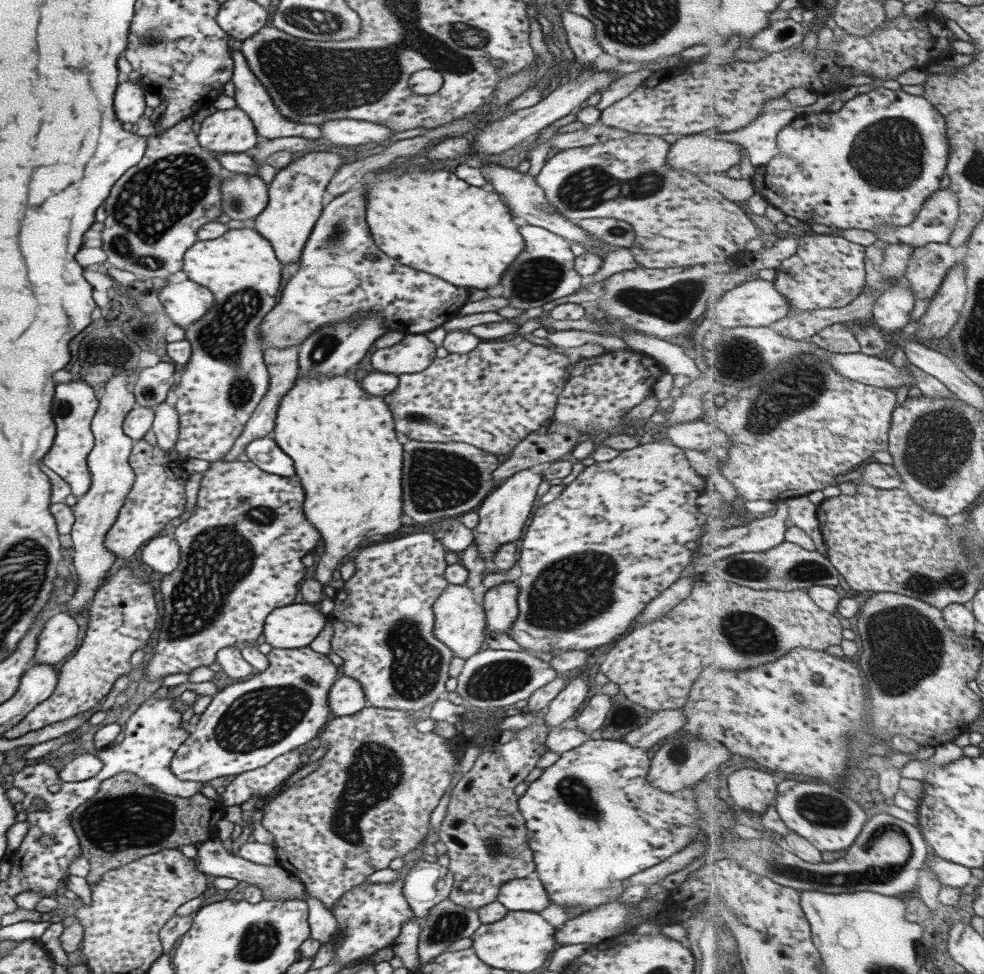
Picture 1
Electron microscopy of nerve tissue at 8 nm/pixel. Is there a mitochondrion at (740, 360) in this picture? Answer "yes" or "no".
yes

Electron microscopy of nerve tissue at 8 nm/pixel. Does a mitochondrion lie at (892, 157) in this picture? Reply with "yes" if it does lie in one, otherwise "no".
yes

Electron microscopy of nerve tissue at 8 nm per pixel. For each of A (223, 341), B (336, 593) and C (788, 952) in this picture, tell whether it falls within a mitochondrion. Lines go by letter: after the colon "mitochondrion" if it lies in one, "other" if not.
A: mitochondrion
B: other
C: other

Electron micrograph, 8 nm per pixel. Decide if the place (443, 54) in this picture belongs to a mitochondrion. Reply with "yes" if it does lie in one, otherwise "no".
yes

